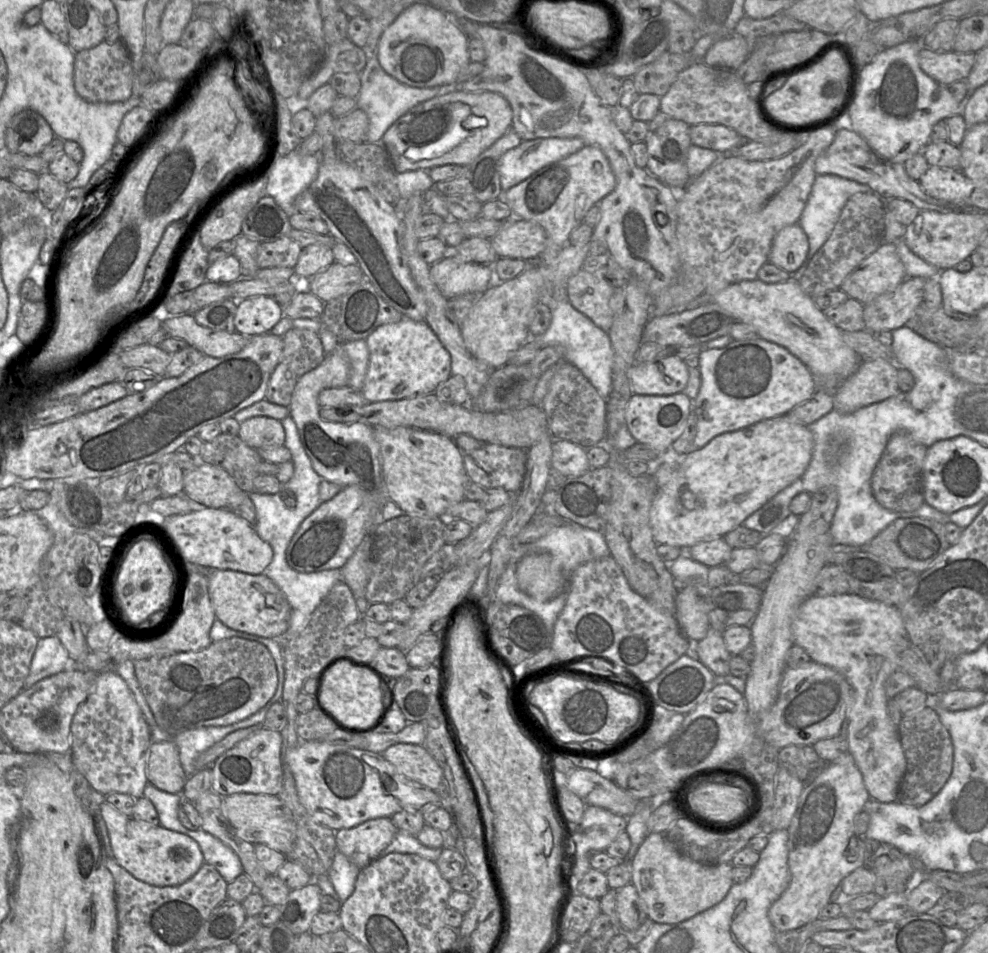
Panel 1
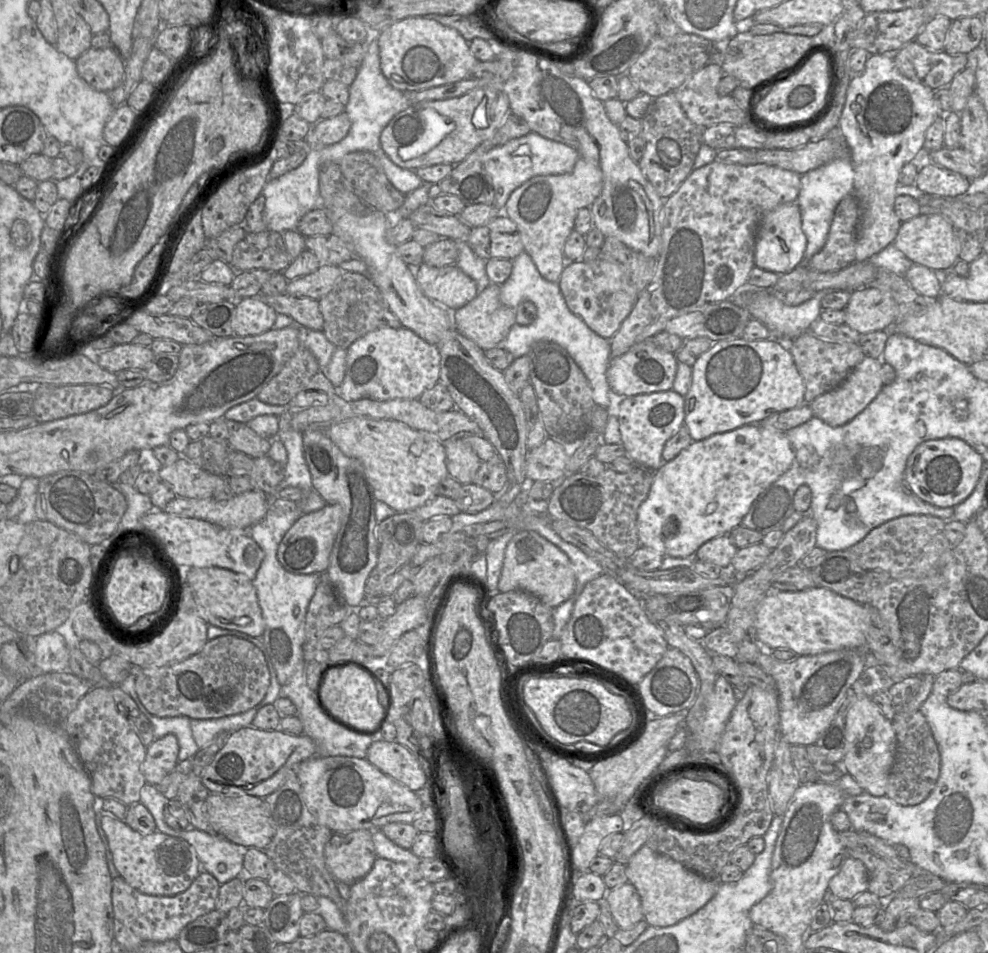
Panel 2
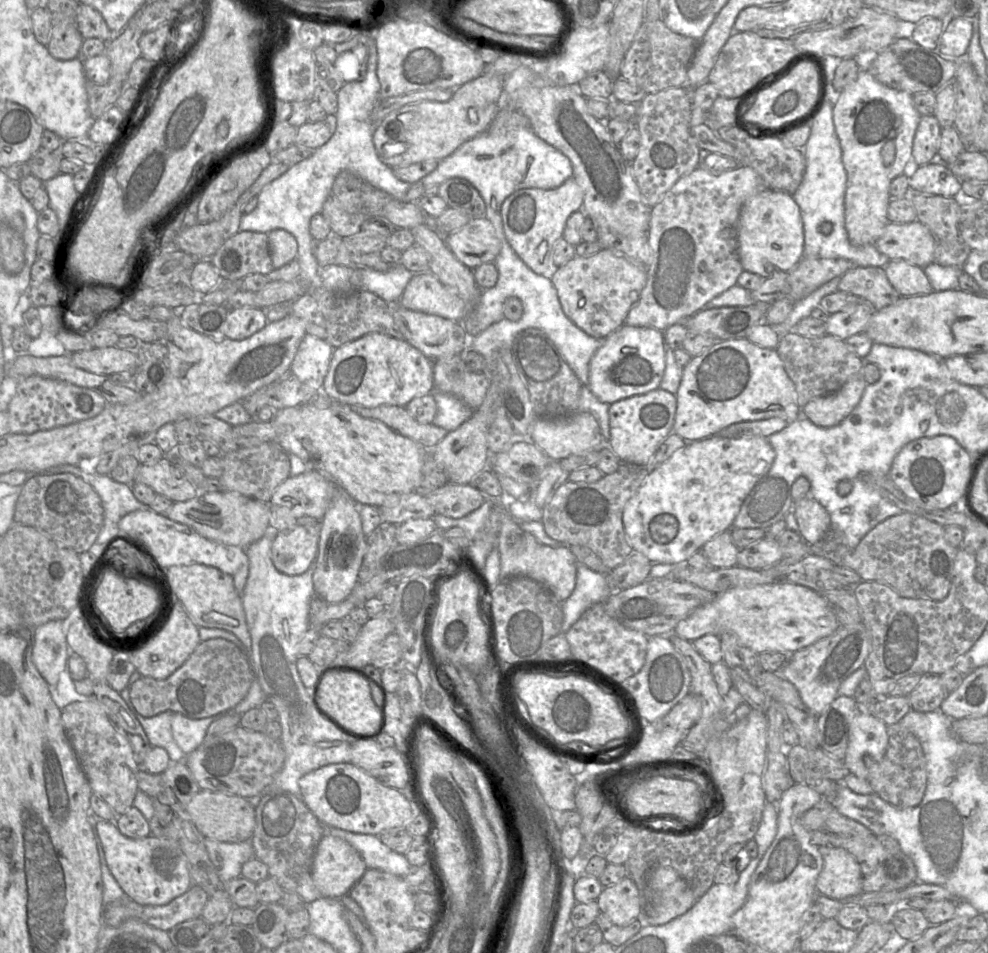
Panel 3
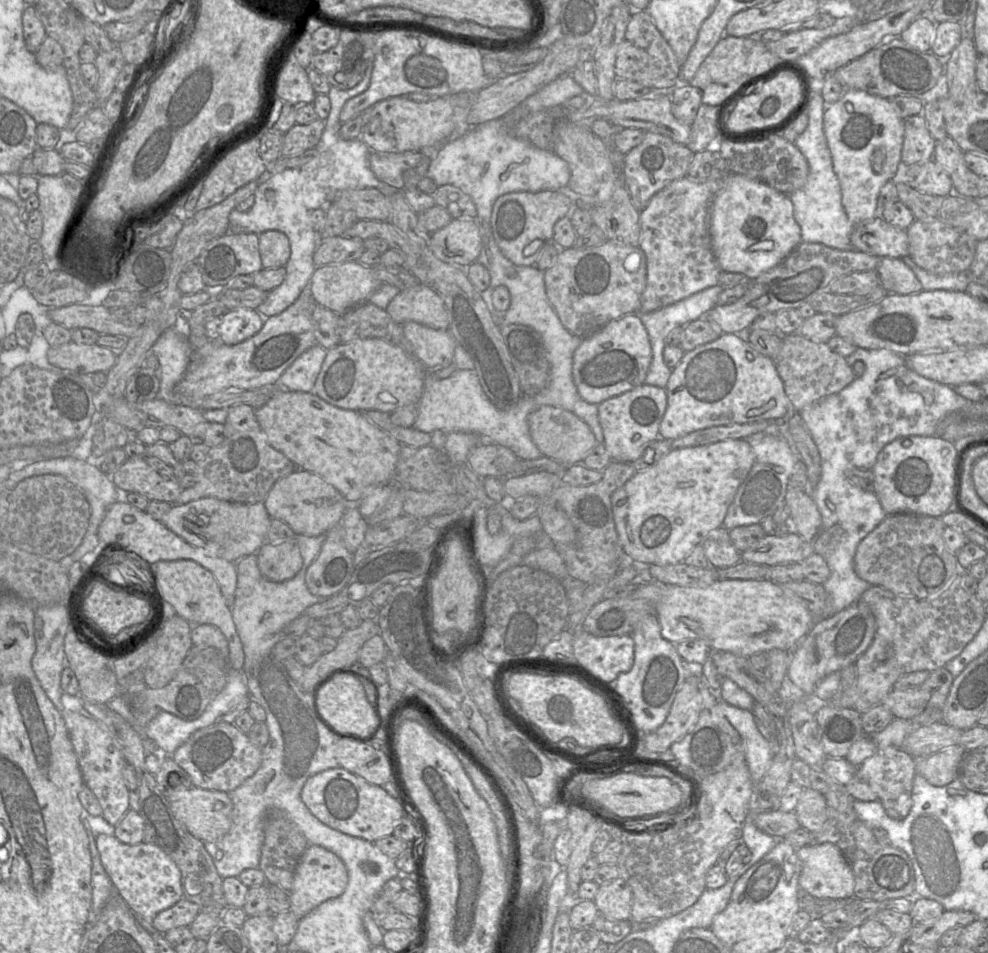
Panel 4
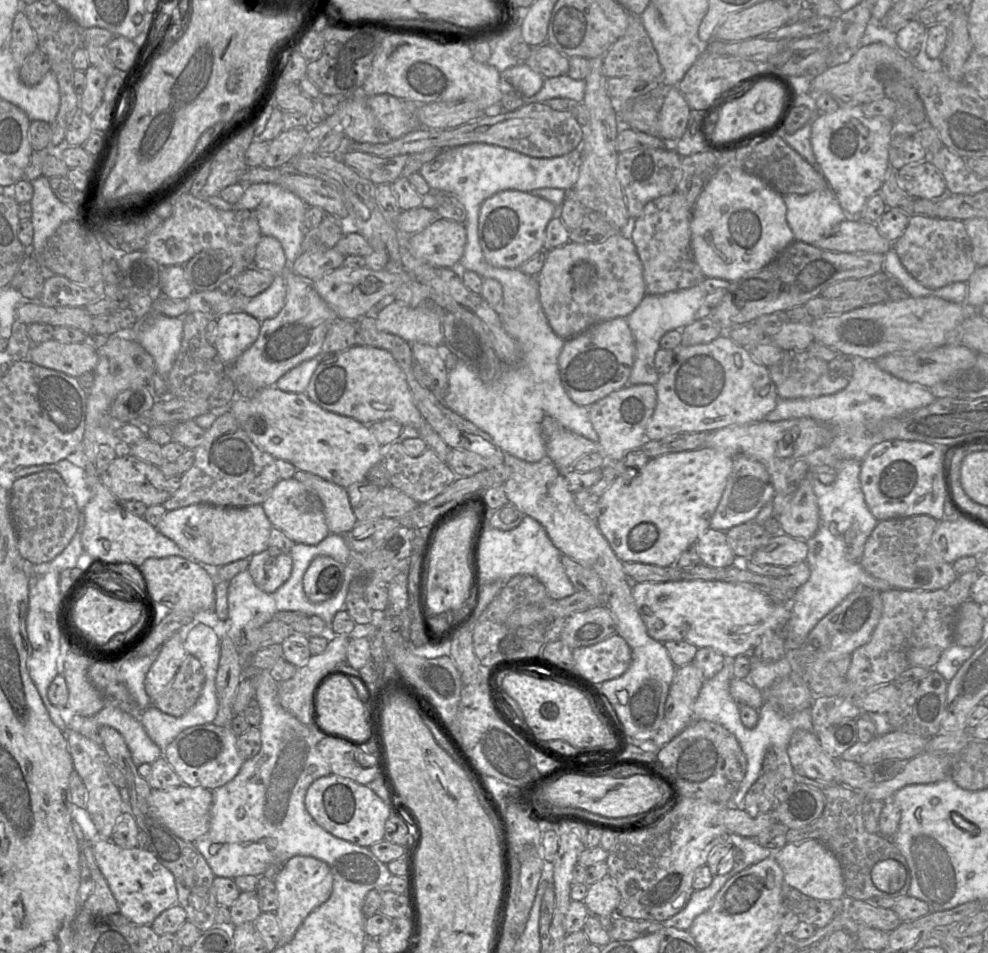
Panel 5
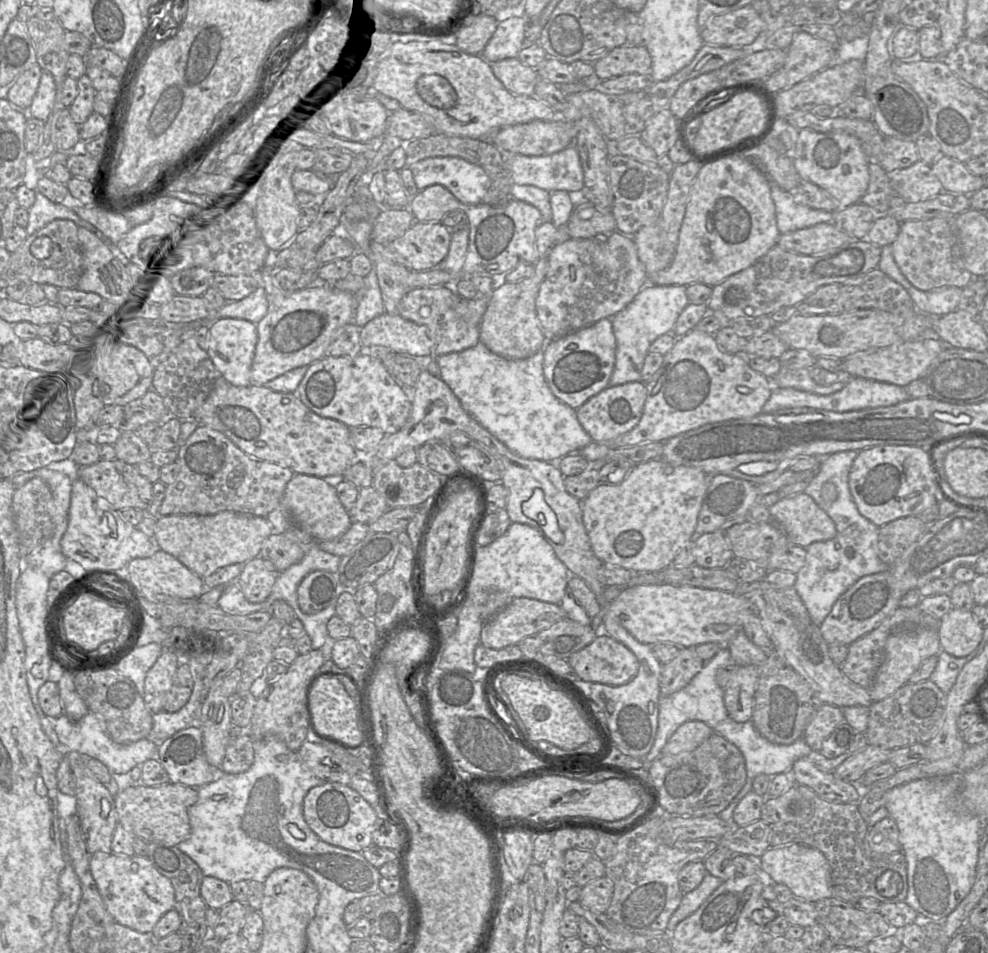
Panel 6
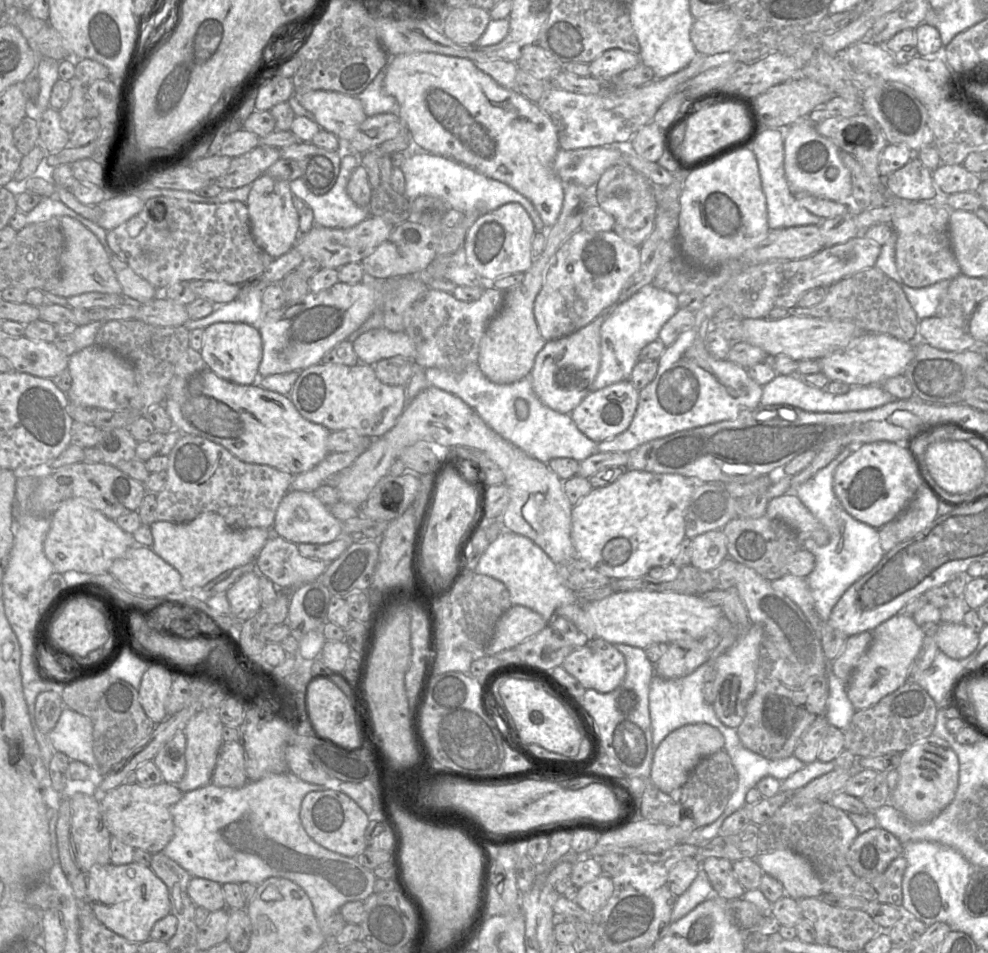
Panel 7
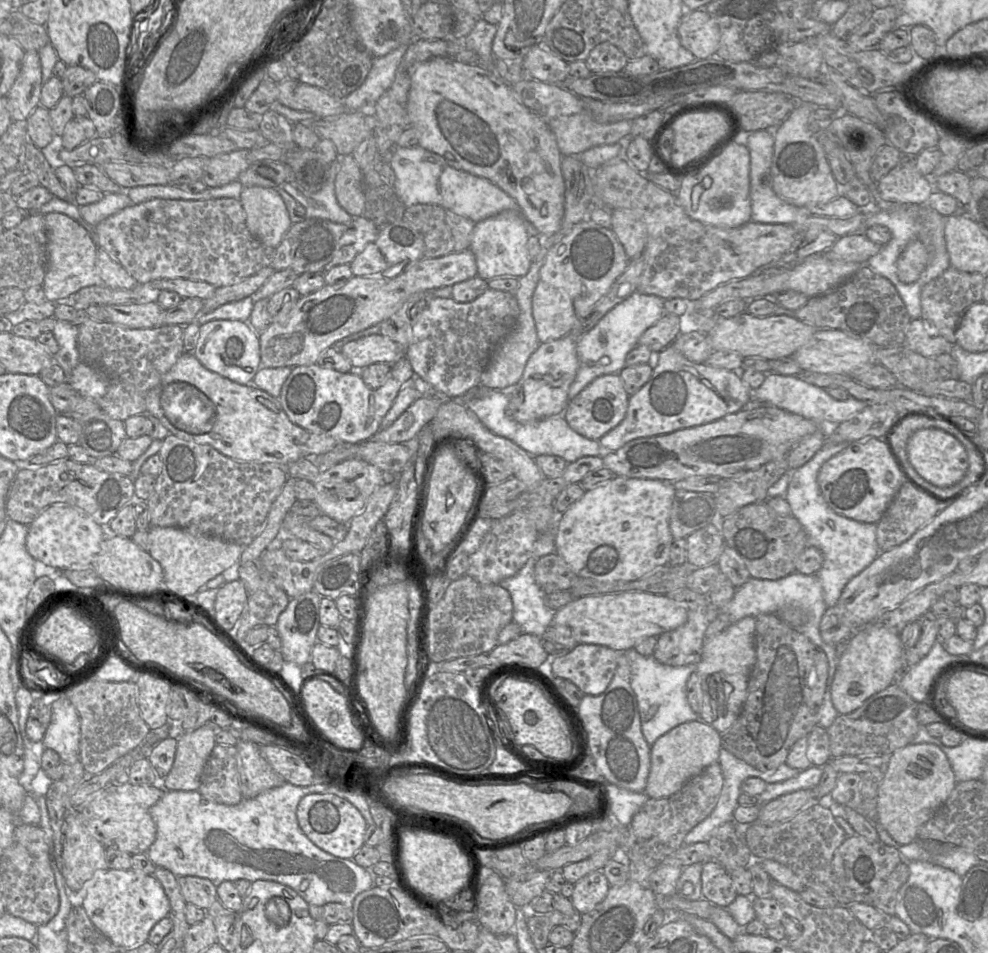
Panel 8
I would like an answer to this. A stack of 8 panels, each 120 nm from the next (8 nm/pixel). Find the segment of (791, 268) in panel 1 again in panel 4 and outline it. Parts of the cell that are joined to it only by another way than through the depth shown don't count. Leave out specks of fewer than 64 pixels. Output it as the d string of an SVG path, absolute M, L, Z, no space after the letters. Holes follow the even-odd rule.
M729 173L713 198L709 214L709 234L712 250L722 272L734 272L754 279L777 266L800 243L801 229L794 218L789 195L752 180L744 175Z

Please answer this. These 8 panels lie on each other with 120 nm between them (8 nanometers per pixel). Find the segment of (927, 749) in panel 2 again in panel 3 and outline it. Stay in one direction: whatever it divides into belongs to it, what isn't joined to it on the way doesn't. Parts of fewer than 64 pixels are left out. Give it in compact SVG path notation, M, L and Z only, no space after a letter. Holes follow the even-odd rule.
M899 722L888 726L888 746L883 759L869 766L867 781L884 801L897 808L919 805L927 787L927 762L918 738Z

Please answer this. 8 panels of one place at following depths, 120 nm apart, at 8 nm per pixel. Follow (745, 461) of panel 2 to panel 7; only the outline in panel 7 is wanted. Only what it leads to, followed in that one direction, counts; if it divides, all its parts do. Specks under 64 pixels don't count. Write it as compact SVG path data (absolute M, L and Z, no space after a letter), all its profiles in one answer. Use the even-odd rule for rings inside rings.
M625 469L623 474L612 484L593 488L589 494L582 498L572 508L571 514L571 539L574 545L576 556L583 559L597 569L600 573L606 575L610 579L624 579L624 578L639 578L646 575L654 568L663 568L670 563L677 556L682 540L685 536L685 514L695 489L692 481L687 477L679 474L669 473L653 473L632 469Z

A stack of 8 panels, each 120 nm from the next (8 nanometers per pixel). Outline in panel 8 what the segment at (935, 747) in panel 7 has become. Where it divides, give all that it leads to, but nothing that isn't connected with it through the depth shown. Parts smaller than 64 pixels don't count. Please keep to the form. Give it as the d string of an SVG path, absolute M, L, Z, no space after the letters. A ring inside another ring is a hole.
M931 743L912 744L900 748L887 757L886 772L877 796L876 820L899 844L917 840L919 829L944 804L956 786L956 778L945 753Z

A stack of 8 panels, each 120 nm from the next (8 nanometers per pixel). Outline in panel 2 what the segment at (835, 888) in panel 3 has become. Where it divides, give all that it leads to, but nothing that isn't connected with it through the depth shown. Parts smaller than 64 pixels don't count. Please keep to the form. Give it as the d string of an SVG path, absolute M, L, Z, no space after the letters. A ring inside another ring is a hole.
M851 856L844 860L840 871L829 881L831 896L853 900L856 895L868 890L869 873L864 864Z

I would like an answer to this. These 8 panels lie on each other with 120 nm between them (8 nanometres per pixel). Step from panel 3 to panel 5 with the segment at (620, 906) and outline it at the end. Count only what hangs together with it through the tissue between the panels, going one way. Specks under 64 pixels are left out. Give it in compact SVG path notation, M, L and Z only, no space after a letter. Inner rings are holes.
M608 875L590 885L583 902L589 911L589 915L598 918L614 915L620 902L620 893L615 880Z

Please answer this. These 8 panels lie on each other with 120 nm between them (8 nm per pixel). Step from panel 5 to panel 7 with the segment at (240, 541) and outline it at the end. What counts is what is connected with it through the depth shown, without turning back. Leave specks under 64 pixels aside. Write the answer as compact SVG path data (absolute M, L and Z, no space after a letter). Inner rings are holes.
M204 512L184 523L155 521L150 528L153 536L151 548L180 573L186 592L197 592L223 572L255 562L257 554L272 536L271 529L233 529L217 512Z

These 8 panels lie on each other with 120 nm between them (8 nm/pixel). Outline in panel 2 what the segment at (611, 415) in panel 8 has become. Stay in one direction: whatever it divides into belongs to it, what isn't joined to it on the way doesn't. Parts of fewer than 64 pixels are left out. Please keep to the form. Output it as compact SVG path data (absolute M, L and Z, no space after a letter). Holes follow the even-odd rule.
M674 390L658 391L619 398L613 414L619 421L621 444L626 456L636 466L652 471L663 465L662 451L665 443L673 437L684 424L685 398Z

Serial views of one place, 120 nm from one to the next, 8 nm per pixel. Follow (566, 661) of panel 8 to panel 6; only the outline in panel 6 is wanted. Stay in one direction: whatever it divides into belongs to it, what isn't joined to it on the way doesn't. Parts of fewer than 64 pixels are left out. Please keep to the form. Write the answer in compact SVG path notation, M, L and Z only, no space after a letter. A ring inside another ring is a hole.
M597 632L597 637L583 649L573 653L567 661L584 682L620 686L630 682L638 673L639 661L625 645L605 632Z

